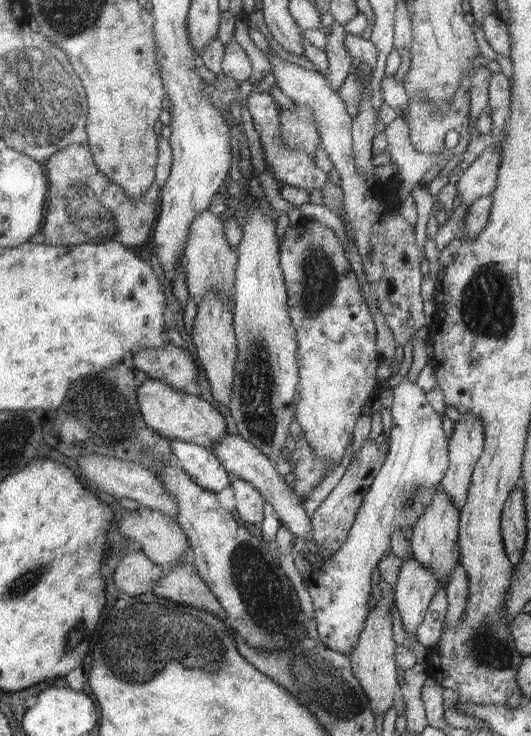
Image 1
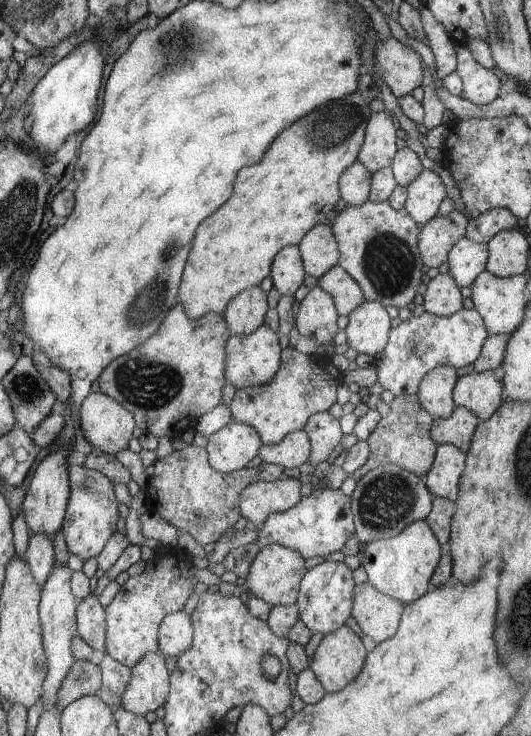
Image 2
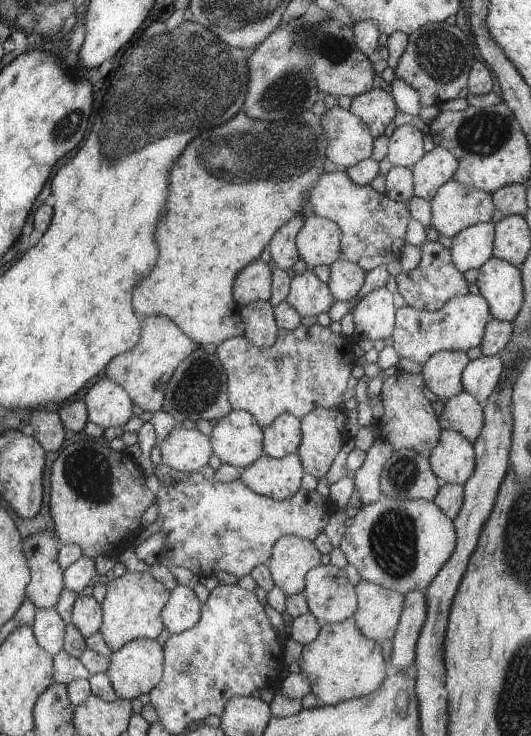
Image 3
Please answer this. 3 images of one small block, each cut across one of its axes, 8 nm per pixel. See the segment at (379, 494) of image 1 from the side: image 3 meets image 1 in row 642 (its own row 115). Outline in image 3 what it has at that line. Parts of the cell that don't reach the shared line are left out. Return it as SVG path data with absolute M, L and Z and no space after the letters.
M340 106L332 107L321 116L329 143L328 158L338 169L355 167L372 156L372 133L367 124Z

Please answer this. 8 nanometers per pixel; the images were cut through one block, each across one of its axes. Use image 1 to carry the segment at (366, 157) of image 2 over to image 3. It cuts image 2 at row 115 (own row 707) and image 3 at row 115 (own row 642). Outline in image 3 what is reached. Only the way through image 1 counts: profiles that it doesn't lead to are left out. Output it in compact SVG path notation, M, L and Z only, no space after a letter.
M376 90L365 92L351 99L350 112L360 117L364 124L368 125L372 136L384 135L386 126L394 120L396 116L396 104L392 96L386 90Z

